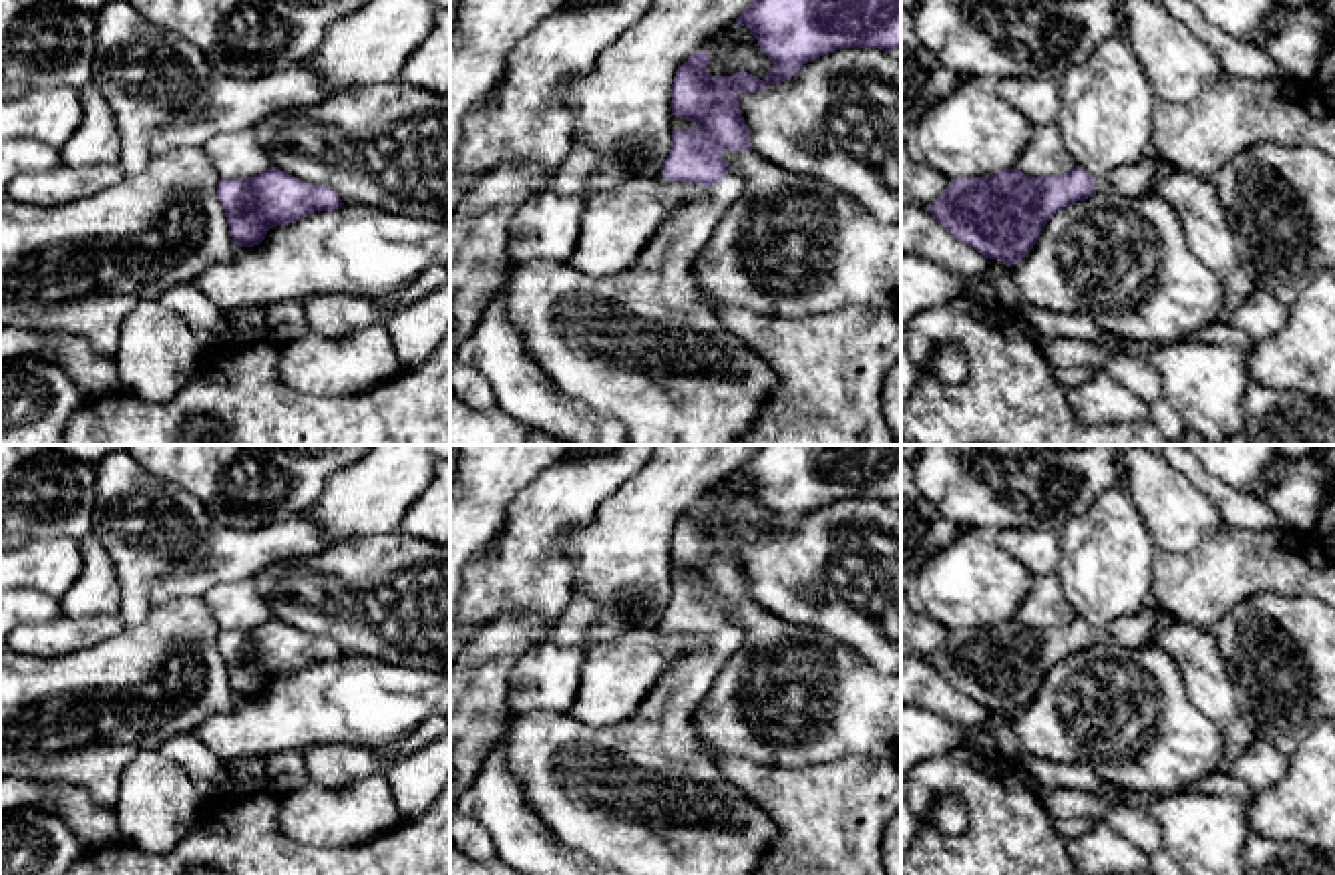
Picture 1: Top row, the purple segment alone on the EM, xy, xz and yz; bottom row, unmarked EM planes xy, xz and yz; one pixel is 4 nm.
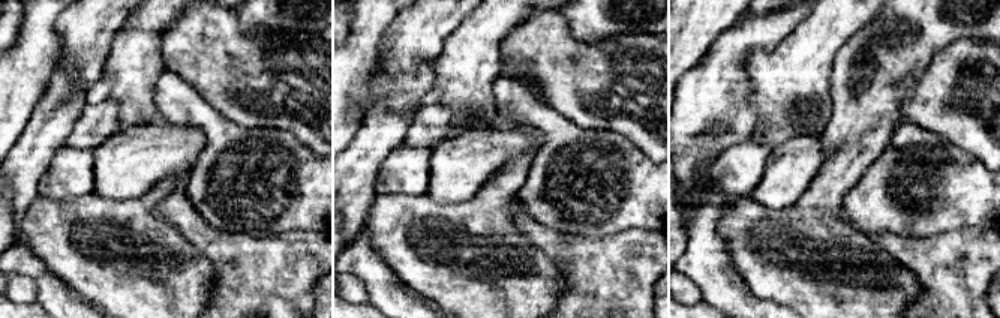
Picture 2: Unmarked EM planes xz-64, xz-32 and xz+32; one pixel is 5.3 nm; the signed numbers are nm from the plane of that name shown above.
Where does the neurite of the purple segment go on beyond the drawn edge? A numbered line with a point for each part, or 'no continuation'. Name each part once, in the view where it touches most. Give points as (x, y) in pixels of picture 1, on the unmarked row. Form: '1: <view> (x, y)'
1: xz (642, 799)

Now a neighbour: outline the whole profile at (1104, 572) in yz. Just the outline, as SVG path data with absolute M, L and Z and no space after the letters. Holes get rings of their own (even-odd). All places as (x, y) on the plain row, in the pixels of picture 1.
M1118 483L1060 531L1056 577L1072 616L1096 632L1140 614L1152 595L1156 545L1128 491Z

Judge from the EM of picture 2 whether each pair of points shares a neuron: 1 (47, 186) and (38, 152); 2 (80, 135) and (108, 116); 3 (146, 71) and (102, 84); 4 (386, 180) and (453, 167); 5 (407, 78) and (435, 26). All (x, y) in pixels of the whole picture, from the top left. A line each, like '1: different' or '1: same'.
1: different
2: same
3: different
4: different
5: same

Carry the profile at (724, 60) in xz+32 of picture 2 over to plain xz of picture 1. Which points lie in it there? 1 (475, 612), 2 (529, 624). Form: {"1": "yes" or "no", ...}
{"1": "yes", "2": "no"}

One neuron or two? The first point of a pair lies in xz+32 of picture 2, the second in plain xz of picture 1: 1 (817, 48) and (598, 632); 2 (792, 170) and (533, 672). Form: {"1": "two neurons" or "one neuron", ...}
{"1": "one neuron", "2": "two neurons"}

